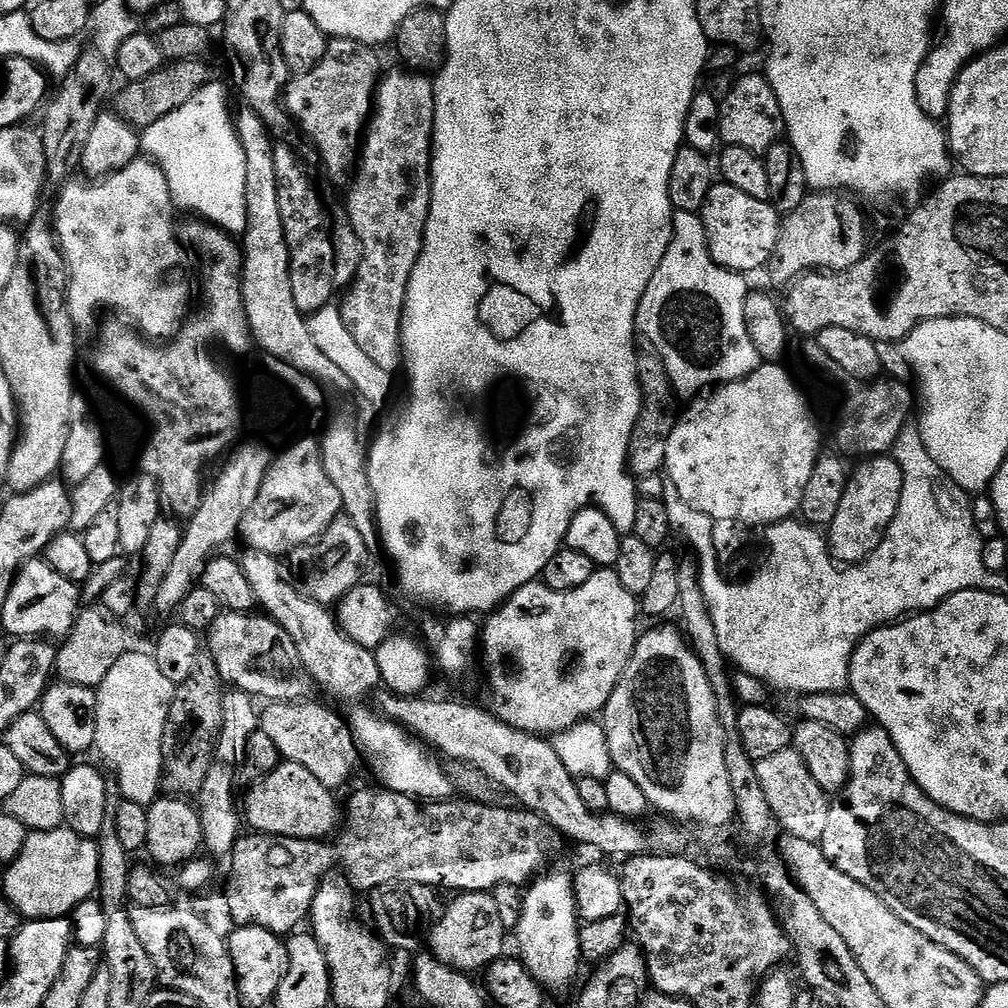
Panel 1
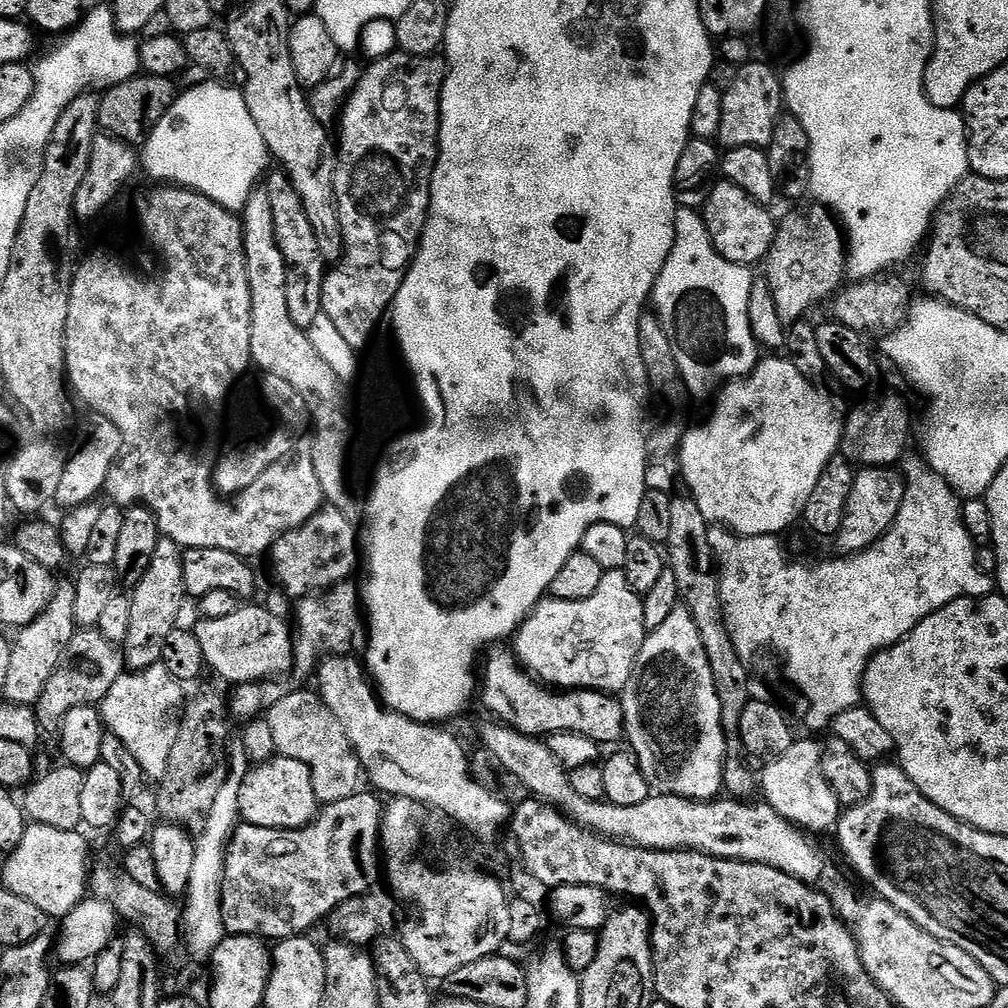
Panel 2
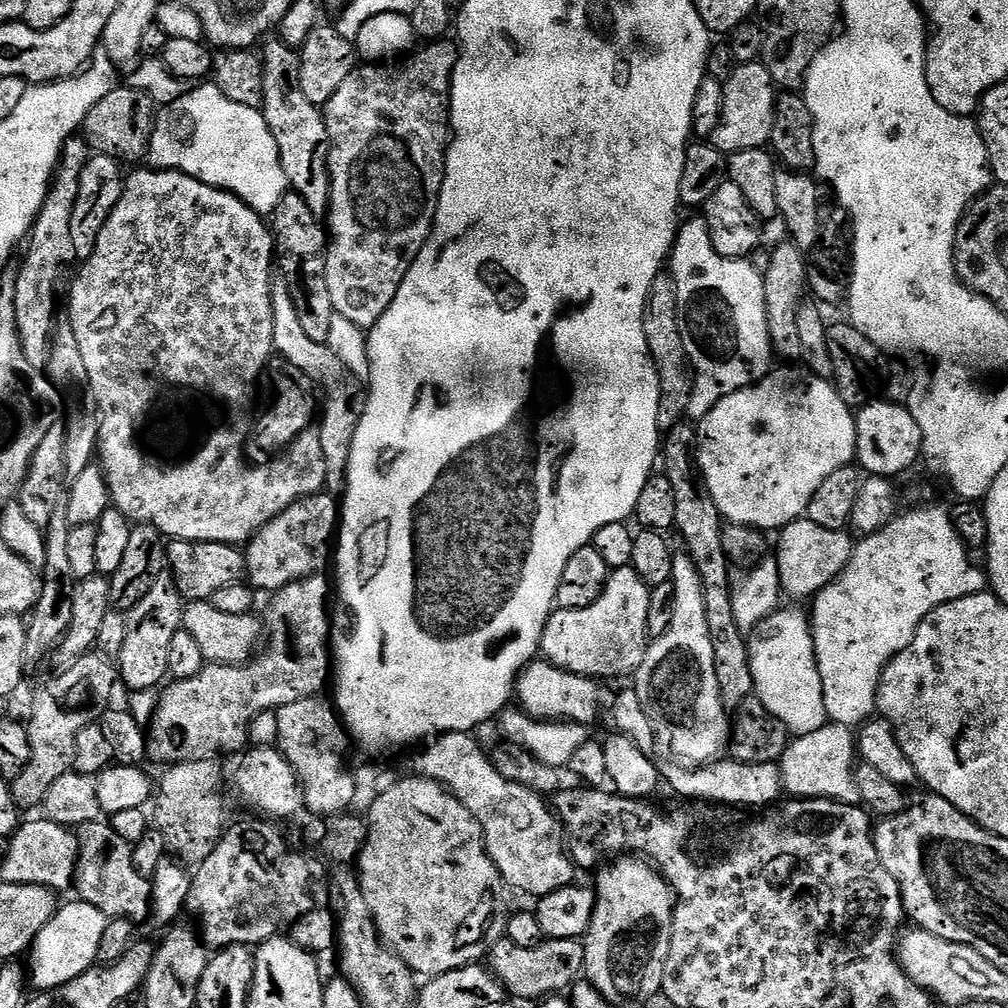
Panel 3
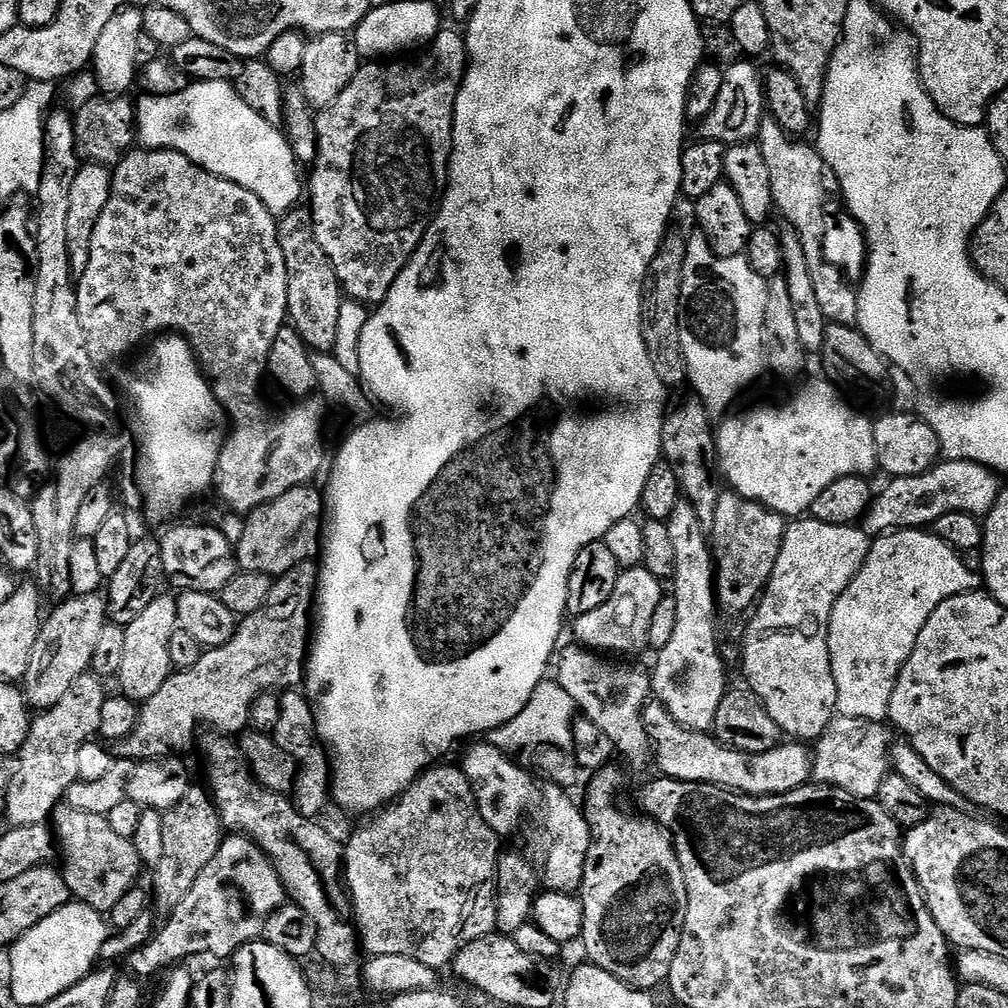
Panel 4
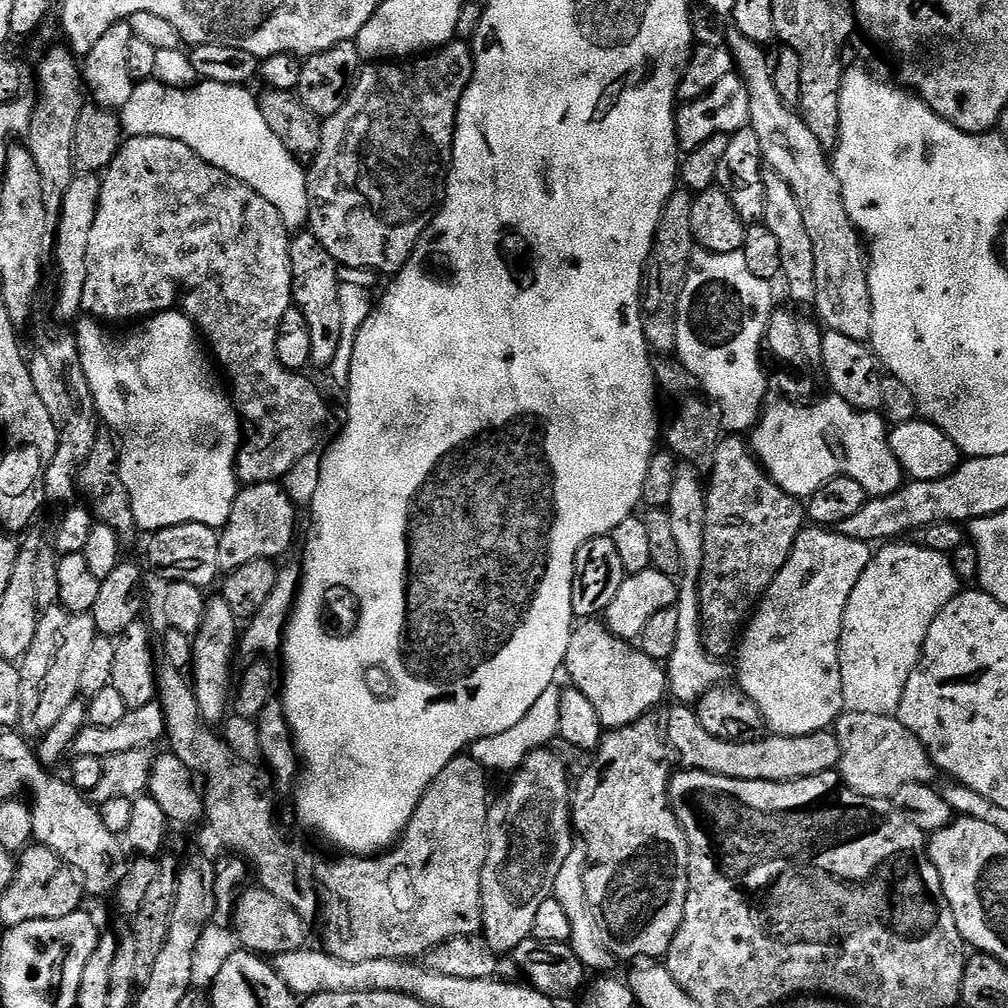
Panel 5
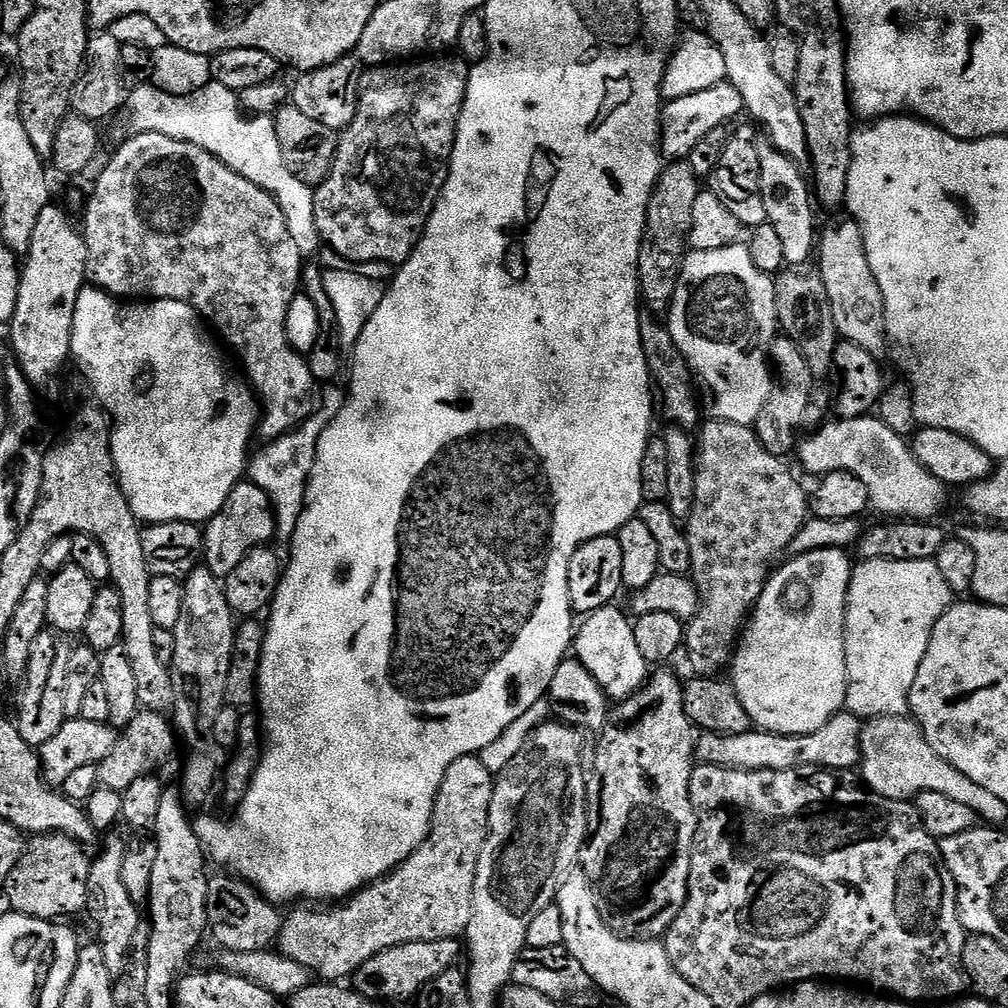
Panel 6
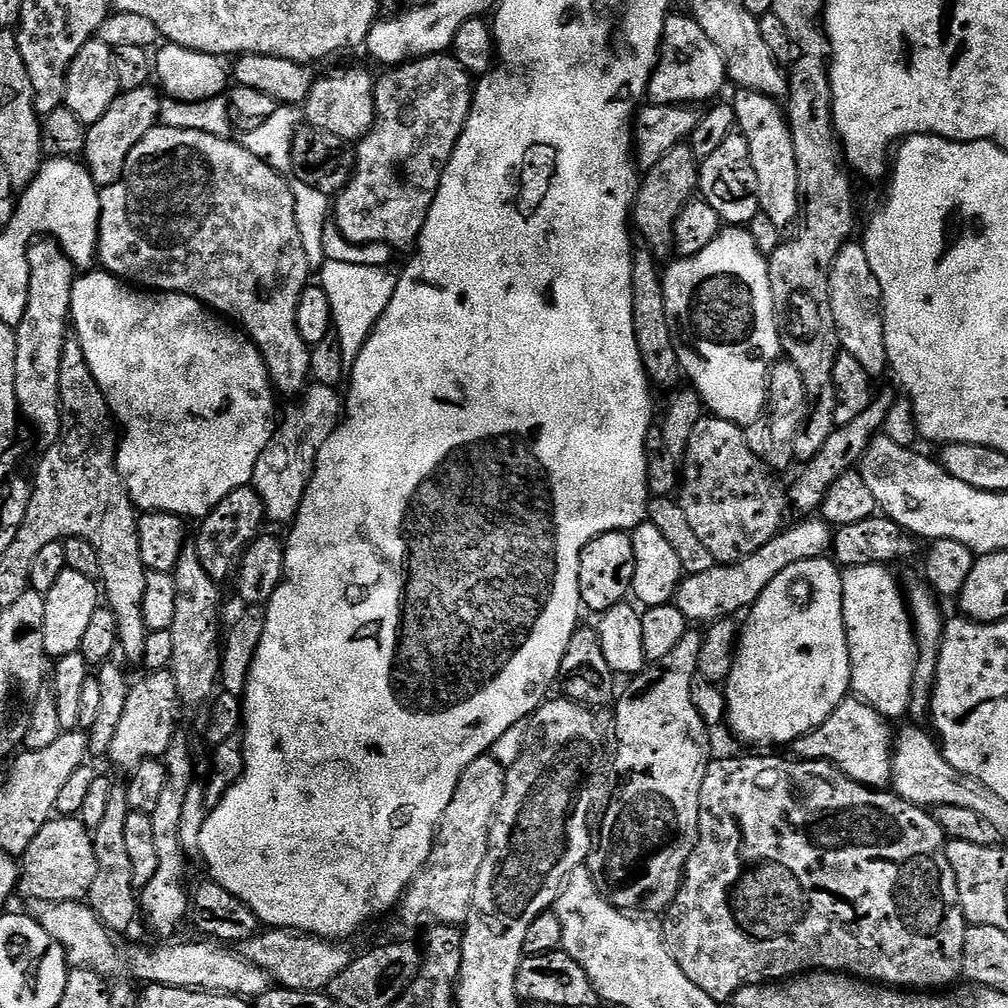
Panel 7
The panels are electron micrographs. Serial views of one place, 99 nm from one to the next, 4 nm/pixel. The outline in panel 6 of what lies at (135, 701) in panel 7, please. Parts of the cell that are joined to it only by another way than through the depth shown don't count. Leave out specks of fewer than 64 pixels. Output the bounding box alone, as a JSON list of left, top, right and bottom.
[96,710,178,792]

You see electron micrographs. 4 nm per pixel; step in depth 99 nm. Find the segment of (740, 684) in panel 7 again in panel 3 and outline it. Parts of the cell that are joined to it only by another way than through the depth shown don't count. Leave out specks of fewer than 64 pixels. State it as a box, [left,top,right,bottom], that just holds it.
[747,518,854,737]

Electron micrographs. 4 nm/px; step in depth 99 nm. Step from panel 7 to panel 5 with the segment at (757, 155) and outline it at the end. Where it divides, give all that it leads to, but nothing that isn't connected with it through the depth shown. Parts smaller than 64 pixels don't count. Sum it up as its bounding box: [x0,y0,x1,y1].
[762,170,818,305]

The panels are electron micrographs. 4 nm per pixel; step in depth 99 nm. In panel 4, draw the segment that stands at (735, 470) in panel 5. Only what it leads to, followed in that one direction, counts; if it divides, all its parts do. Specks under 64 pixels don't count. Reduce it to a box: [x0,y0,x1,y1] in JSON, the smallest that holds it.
[710,490,785,616]

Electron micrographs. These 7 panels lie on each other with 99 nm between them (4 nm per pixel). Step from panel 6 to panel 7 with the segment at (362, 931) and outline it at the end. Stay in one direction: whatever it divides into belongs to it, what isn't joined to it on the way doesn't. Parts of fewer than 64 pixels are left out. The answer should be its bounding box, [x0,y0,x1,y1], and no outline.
[242,754,506,992]

